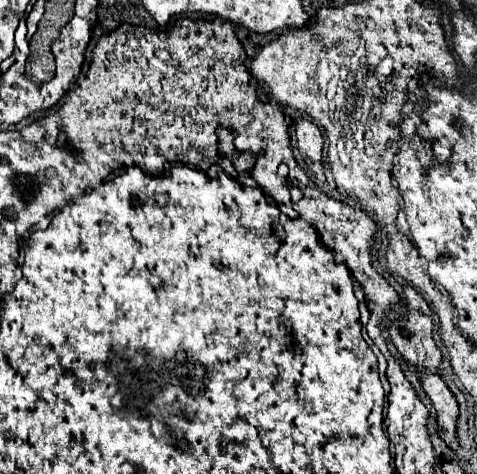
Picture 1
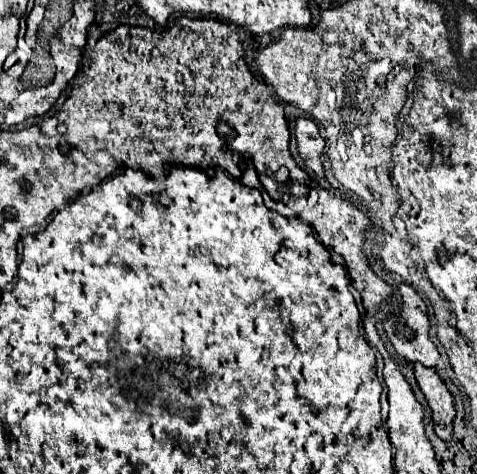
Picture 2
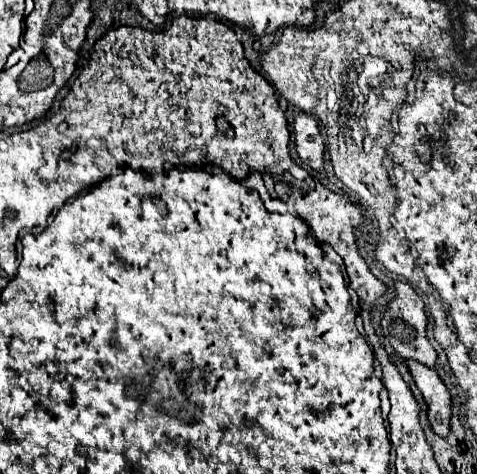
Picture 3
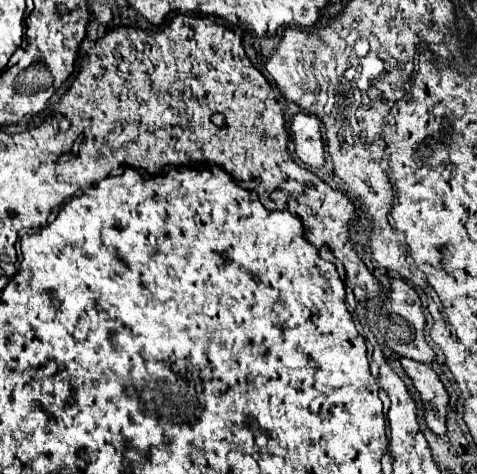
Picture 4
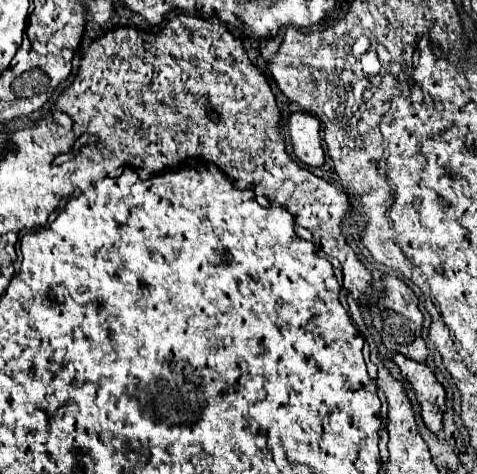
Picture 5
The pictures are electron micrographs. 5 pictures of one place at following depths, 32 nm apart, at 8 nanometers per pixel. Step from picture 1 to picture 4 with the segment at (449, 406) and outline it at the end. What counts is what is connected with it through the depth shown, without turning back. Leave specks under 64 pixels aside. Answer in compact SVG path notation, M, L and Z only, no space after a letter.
M398 358L404 372L410 376L414 382L414 388L420 392L422 404L424 404L424 420L428 428L434 434L444 434L446 432L446 410L448 410L448 394L438 380L436 372L416 360L410 358Z

